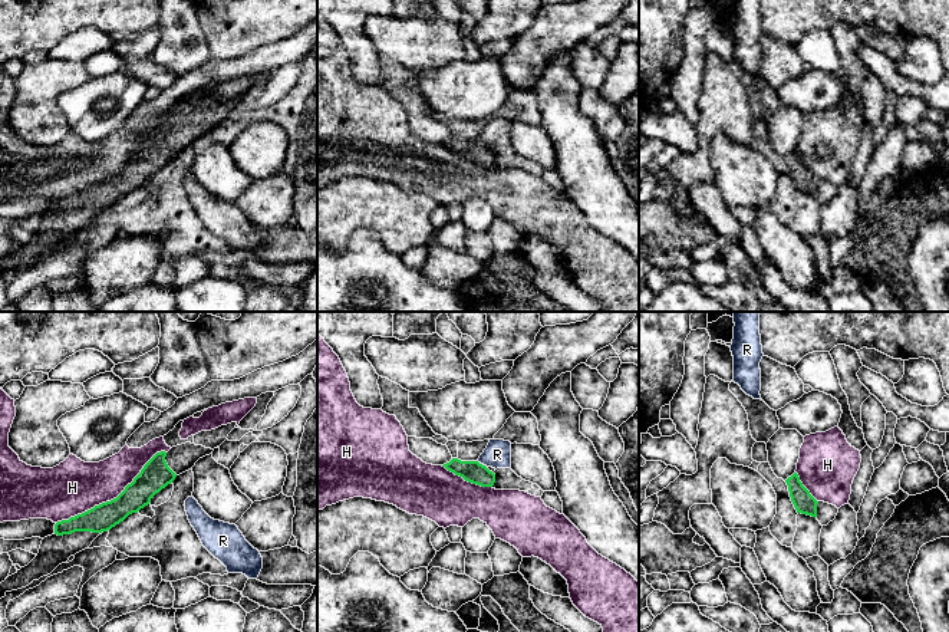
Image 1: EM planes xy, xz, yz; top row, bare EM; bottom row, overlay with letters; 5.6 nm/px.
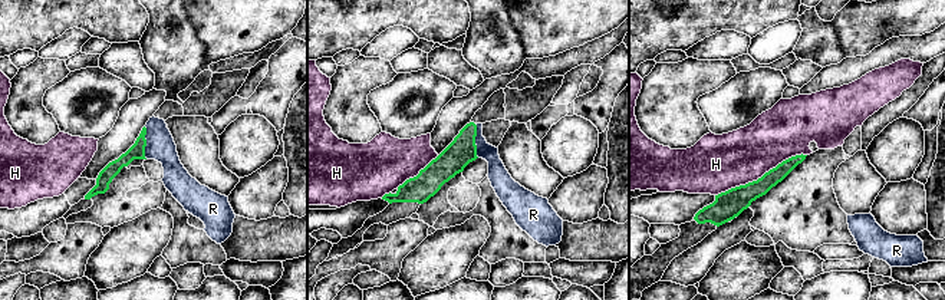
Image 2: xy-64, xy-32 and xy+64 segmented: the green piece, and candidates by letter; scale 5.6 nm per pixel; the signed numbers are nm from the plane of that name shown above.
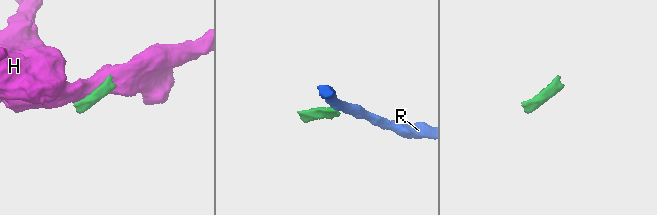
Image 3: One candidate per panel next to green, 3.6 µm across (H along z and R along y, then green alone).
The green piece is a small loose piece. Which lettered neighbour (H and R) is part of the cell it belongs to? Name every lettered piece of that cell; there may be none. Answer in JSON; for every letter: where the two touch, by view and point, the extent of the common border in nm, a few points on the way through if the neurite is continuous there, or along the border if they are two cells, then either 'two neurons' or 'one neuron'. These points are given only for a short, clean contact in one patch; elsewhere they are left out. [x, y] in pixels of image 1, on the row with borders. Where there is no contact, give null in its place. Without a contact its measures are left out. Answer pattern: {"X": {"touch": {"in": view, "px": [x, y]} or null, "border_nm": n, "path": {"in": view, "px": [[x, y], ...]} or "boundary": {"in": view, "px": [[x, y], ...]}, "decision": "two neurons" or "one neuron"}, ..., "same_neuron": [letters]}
{"H": {"touch": {"in": "xy", "px": [114, 499]}, "border_nm": 750, "decision": "two neurons"}, "R": {"touch": null, "decision": "two neurons"}, "same_neuron": []}

